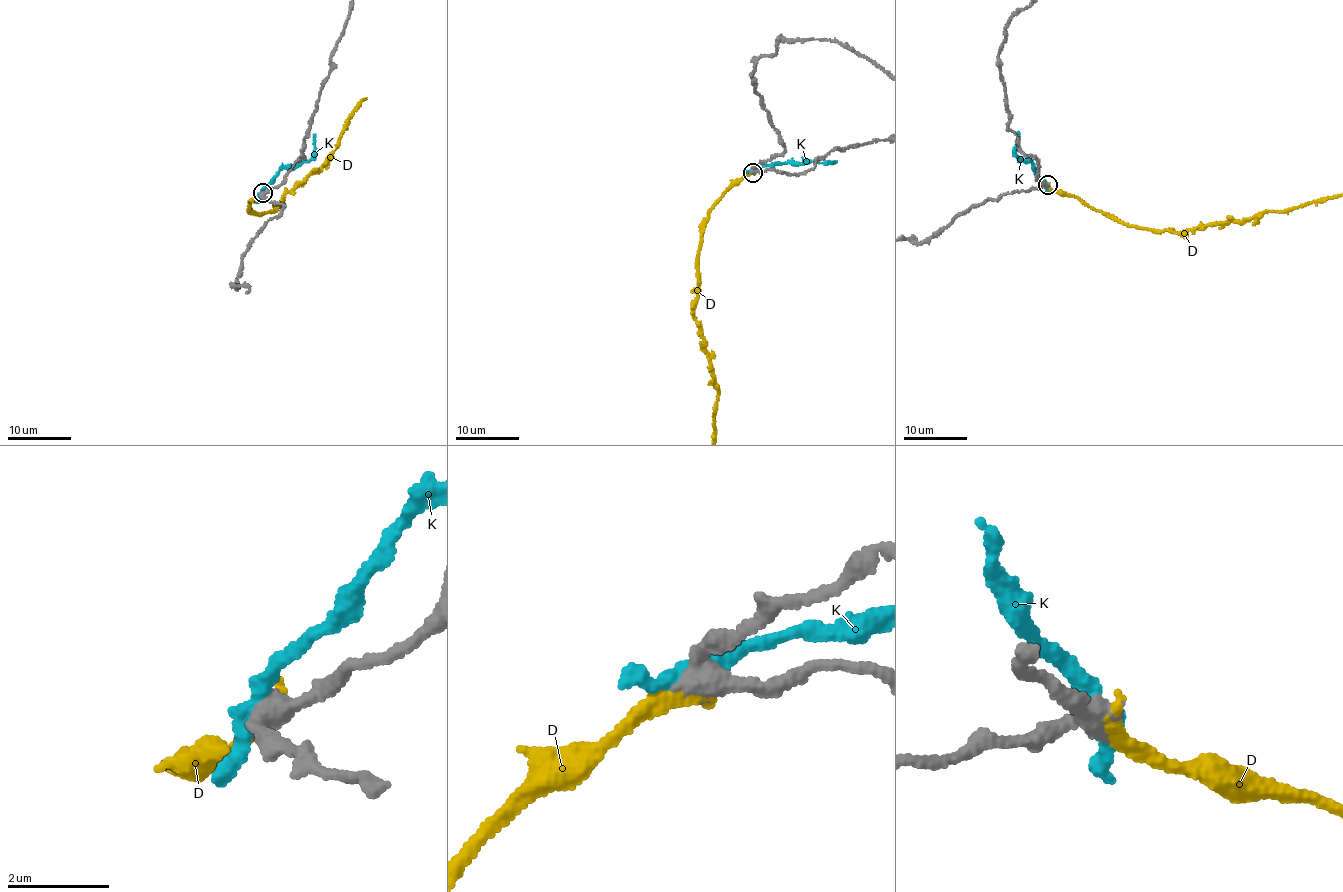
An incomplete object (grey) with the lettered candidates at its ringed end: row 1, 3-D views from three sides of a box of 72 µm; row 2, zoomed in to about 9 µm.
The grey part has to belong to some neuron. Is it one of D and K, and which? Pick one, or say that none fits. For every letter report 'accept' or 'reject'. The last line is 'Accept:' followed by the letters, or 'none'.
D: accept
K: reject
Accept: D

